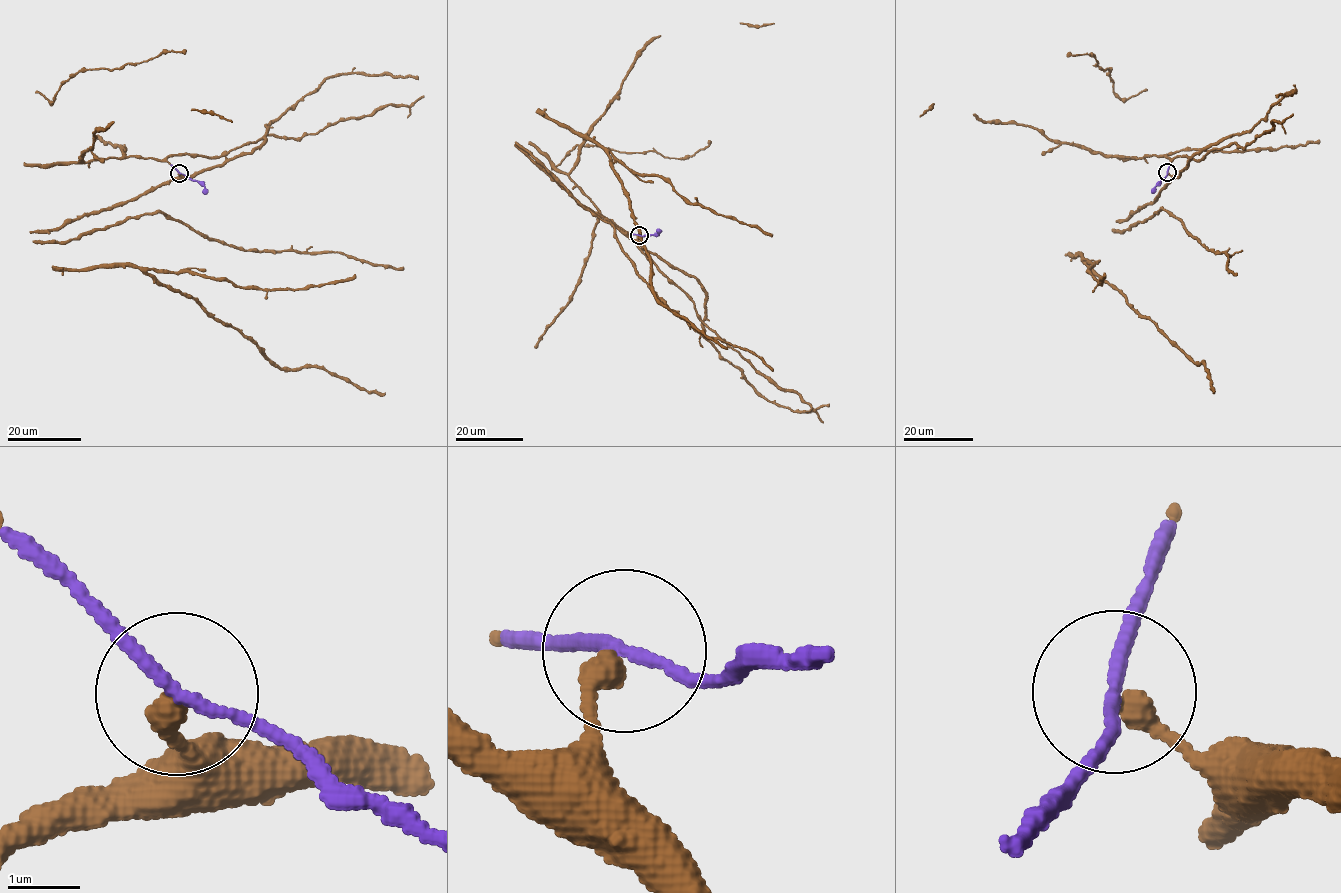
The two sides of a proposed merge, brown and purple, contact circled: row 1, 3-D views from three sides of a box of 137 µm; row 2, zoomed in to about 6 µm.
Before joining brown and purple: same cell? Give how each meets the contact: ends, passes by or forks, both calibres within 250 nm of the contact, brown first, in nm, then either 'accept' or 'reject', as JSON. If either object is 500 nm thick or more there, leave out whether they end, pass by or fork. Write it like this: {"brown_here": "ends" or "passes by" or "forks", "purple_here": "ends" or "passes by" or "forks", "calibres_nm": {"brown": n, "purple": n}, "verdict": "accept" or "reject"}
{"brown_here": "ends", "purple_here": "passes by", "calibres_nm": {"brown": 320, "purple": 150}, "verdict": "accept"}

